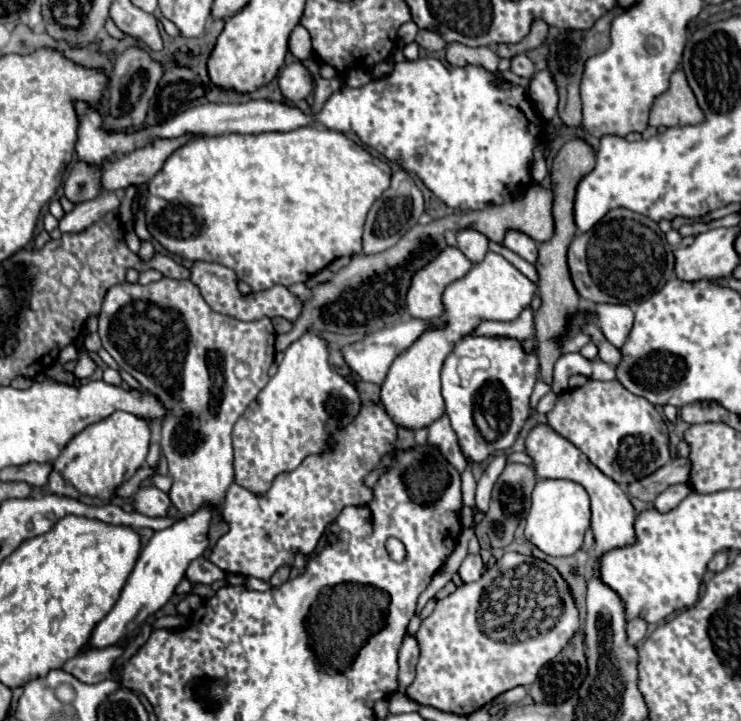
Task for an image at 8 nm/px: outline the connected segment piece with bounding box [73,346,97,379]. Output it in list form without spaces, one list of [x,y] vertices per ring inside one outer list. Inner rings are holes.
[[[81,346],[79,348],[79,358],[77,358],[76,366],[74,369],[74,376],[77,376],[77,379],[89,378],[93,372],[95,372],[95,362],[93,362],[93,358],[89,356],[89,352]]]

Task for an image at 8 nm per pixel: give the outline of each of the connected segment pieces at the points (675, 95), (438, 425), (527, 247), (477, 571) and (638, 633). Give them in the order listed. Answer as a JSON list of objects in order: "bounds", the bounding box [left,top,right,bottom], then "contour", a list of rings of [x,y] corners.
[{"bounds":[649,70,703,126],"contour":[[[683,70],[671,74],[671,86],[661,94],[649,114],[651,126],[685,126],[703,122],[703,110],[699,108],[695,94],[691,92]]]},{"bounds":[427,414,465,472],"contour":[[[443,414],[439,420],[435,420],[435,424],[429,426],[429,438],[427,438],[429,444],[437,444],[441,454],[459,470],[463,472],[465,470],[465,456],[459,448],[459,440],[451,428],[451,422],[447,420],[447,414]]]},{"bounds":[503,230,537,264],"contour":[[[507,230],[503,244],[531,264],[537,260],[537,244],[527,234],[523,234],[519,230]]]},{"bounds":[459,554,485,582],"contour":[[[467,554],[467,558],[461,562],[459,576],[463,582],[475,582],[483,574],[485,564],[481,560],[481,554]]]},{"bounds":[627,618,649,644],"contour":[[[643,618],[629,620],[629,622],[627,622],[627,636],[629,636],[629,642],[631,642],[631,644],[639,644],[639,642],[645,638],[647,626],[649,626],[649,624],[647,624]]]}]

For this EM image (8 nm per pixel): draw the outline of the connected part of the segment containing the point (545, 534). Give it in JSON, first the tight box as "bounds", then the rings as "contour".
{"bounds":[525,480,589,556],"contour":[[[537,480],[531,510],[527,516],[525,538],[549,556],[571,556],[583,544],[583,534],[589,528],[589,496],[585,488],[571,480]]]}

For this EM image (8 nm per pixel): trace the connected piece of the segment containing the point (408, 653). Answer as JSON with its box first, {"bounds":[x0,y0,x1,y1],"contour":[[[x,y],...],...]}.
{"bounds":[399,636,419,694],"contour":[[[407,636],[403,640],[403,646],[399,650],[399,694],[405,694],[405,690],[409,688],[411,680],[415,678],[415,666],[417,666],[417,658],[419,658],[419,646],[417,640]]]}

